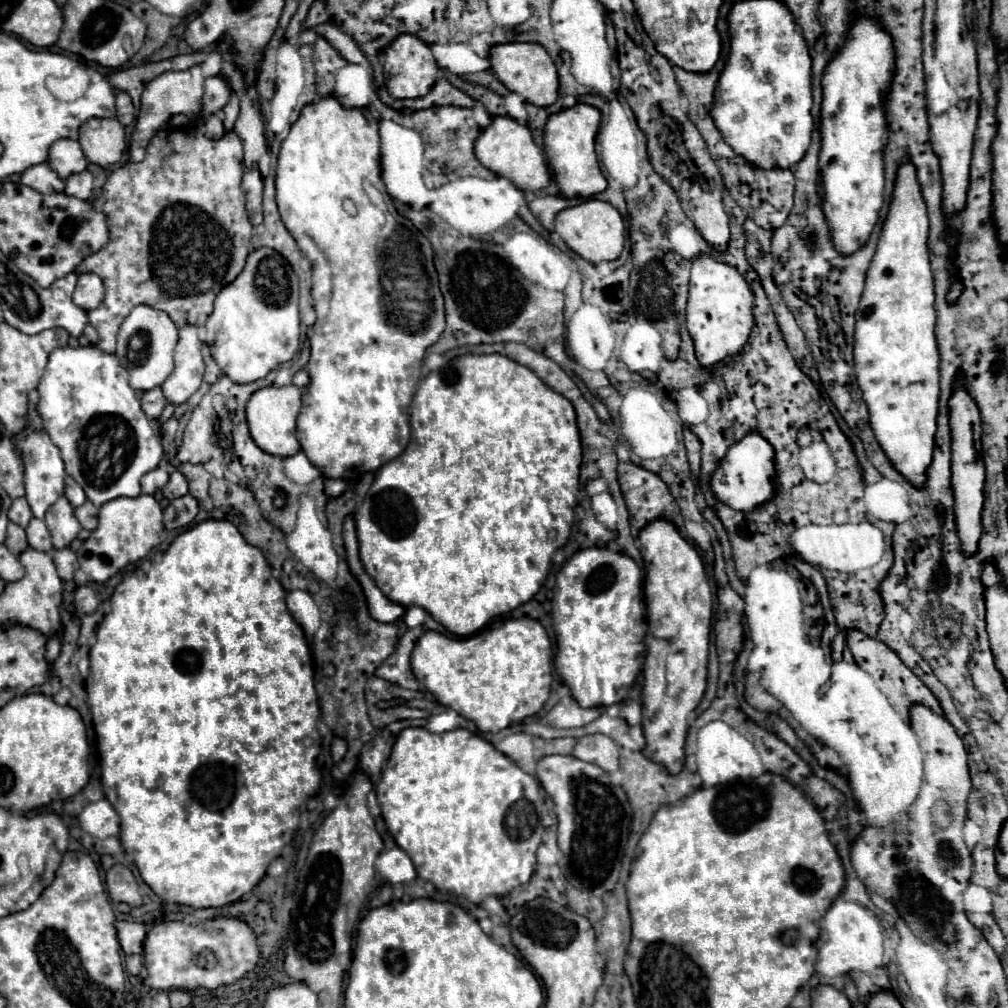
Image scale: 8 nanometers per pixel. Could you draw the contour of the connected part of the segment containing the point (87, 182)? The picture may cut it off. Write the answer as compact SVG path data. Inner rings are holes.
M84 170L80 174L72 174L70 178L66 178L66 194L70 196L76 196L80 200L88 200L92 196L92 182L94 182L94 176Z

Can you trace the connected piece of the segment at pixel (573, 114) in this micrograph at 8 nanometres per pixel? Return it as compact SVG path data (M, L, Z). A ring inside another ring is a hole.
M576 104L572 108L564 108L548 118L548 124L544 128L544 154L566 198L590 198L606 190L606 178L600 170L594 150L600 120L600 110L590 104Z

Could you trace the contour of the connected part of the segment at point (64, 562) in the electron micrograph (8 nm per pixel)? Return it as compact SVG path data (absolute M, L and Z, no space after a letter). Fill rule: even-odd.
M64 548L64 550L54 550L52 556L54 556L54 562L56 562L56 568L58 568L60 578L64 582L70 582L74 578L74 570L78 568L76 554L70 548Z

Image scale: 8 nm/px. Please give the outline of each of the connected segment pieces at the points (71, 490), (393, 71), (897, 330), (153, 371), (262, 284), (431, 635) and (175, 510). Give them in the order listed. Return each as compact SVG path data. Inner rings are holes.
M66 478L66 494L64 494L68 500L70 500L70 504L76 508L76 506L82 506L84 502L86 502L86 494L84 494L84 490L76 484L76 480L74 478Z
M400 34L386 50L384 50L384 72L388 76L386 86L390 96L394 98L420 98L430 92L438 78L438 64L432 56L432 50L426 42L418 40L412 34Z
M904 164L898 170L894 198L888 218L884 222L876 254L866 274L866 288L856 312L854 332L854 364L856 378L862 390L864 402L870 412L870 426L884 454L892 460L896 470L904 474L914 486L922 486L926 480L926 468L932 462L936 414L938 414L938 346L934 336L934 286L928 262L928 216L926 204L916 180L916 168Z
M146 304L136 306L130 312L130 316L122 322L120 332L118 332L118 346L116 346L116 356L130 370L130 386L140 392L148 392L156 386L162 386L166 376L170 376L174 368L172 354L174 354L176 344L178 344L178 328L166 312L150 308ZM142 334L146 334L148 338L146 348L144 348L144 340L140 340Z
M272 248L250 252L238 278L214 300L214 312L206 320L206 344L222 372L238 384L264 378L282 362L292 360L300 348L298 276L280 252Z
M526 616L498 620L468 638L448 638L440 632L428 630L412 652L412 668L416 678L422 674L422 686L434 694L440 704L456 710L462 718L472 720L480 732L500 732L512 722L538 714L548 700L552 684L552 644L544 626Z
M186 494L168 504L168 508L164 510L164 526L166 530L188 526L196 518L196 514L198 514L198 502L190 494Z

